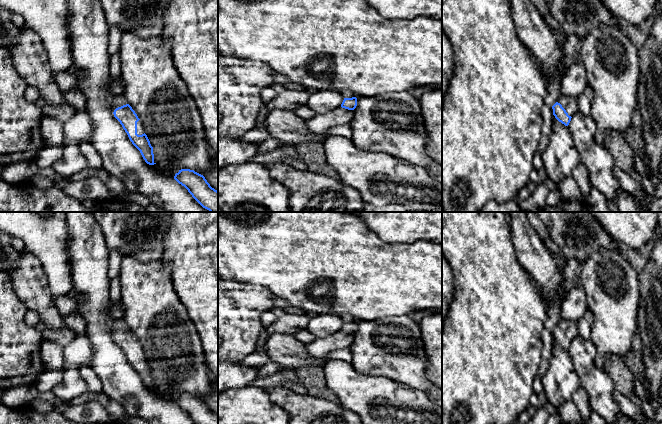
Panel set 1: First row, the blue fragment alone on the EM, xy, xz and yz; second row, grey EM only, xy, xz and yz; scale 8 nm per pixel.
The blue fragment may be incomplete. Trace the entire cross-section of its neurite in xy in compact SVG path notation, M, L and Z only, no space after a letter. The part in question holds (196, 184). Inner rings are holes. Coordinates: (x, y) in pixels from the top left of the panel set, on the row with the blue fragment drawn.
M181 169L174 179L184 186L203 208L218 212L218 191L210 186L203 175L194 170Z

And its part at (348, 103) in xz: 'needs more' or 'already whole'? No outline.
needs more

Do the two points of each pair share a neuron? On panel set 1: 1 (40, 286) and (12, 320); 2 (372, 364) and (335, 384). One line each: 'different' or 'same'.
1: different
2: different

